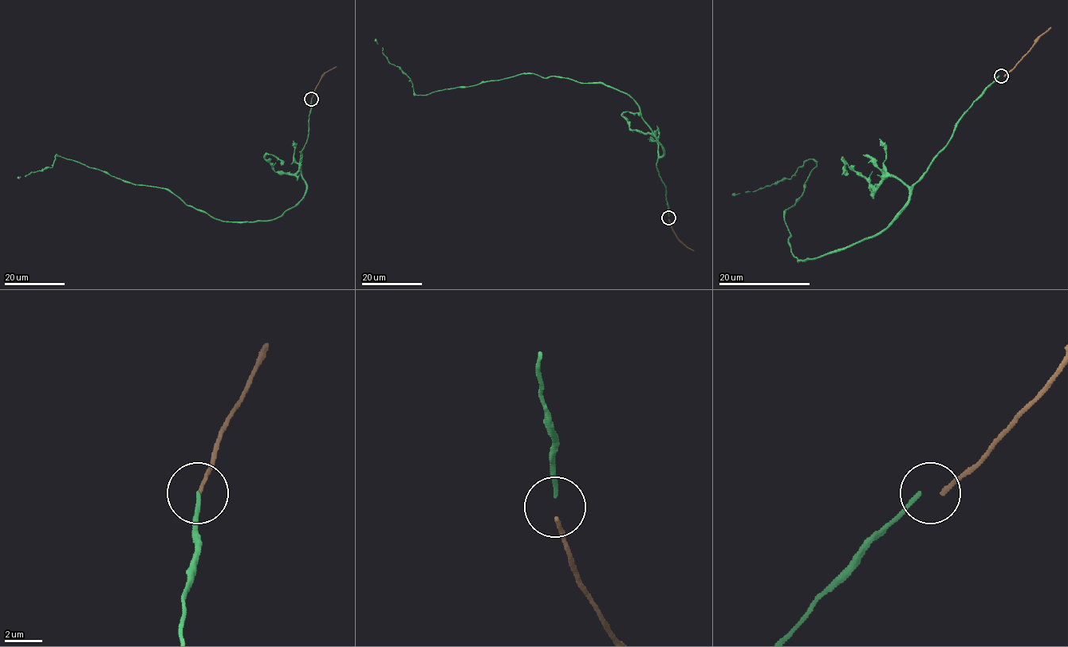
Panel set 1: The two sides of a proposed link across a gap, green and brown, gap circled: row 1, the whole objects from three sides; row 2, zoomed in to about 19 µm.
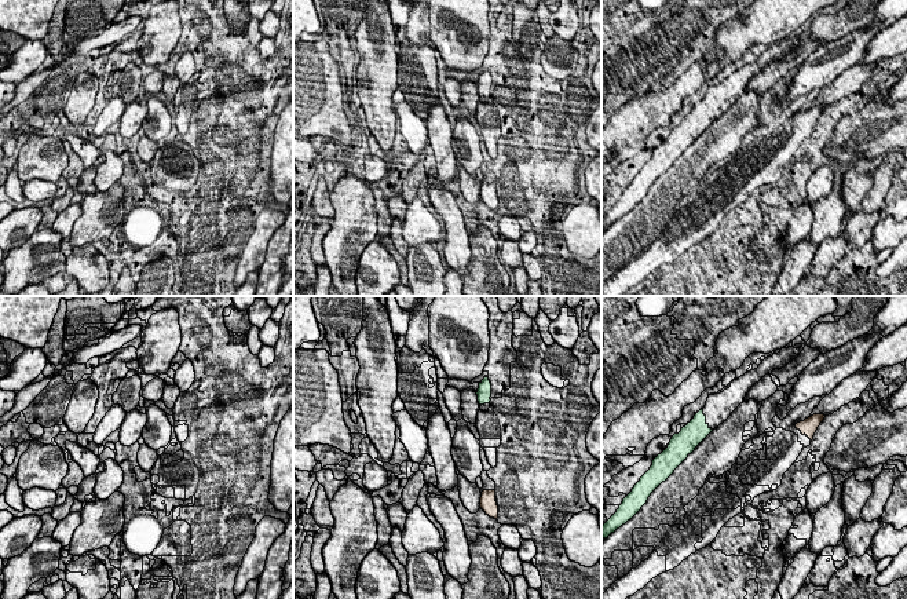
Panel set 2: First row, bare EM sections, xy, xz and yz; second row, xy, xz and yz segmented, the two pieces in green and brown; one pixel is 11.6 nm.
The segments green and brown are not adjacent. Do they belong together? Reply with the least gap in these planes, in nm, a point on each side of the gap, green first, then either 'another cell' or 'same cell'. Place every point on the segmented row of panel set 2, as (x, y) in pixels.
gap 1000 nm; span yz (712, 430), (796, 427); another cell

